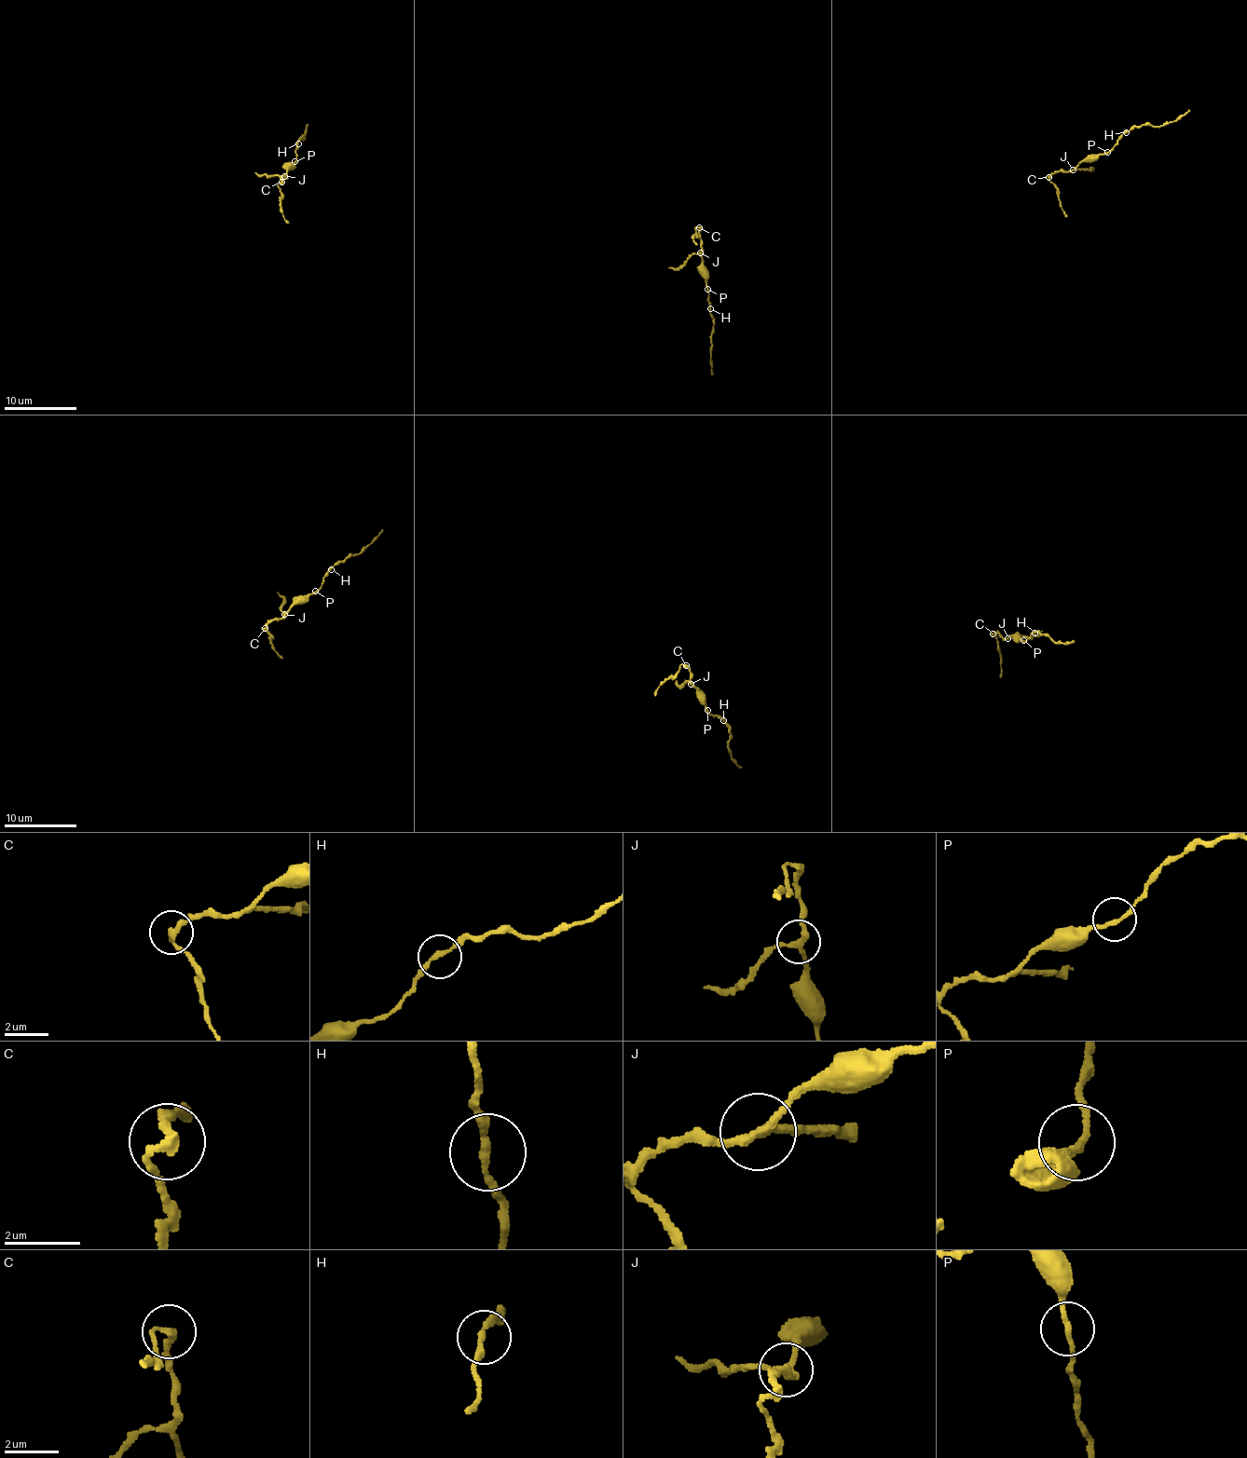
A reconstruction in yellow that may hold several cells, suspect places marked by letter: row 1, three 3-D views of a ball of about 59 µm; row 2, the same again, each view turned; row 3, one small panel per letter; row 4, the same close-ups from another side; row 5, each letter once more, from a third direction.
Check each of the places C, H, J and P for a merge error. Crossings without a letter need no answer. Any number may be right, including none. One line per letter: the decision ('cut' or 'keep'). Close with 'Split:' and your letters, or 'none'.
C: cut
H: keep
J: cut
P: keep
Split: C, J

